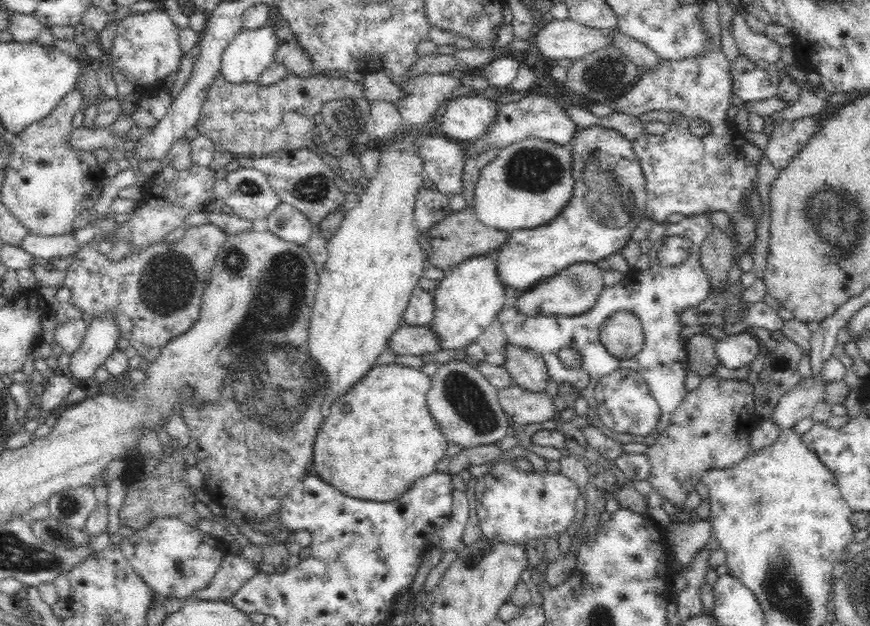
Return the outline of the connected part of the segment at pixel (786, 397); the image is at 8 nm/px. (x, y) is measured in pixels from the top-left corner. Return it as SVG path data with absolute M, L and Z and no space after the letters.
M801 379L793 389L780 396L771 415L772 421L783 431L792 429L798 422L809 420L814 405L824 401L824 388L827 383L826 379Z

